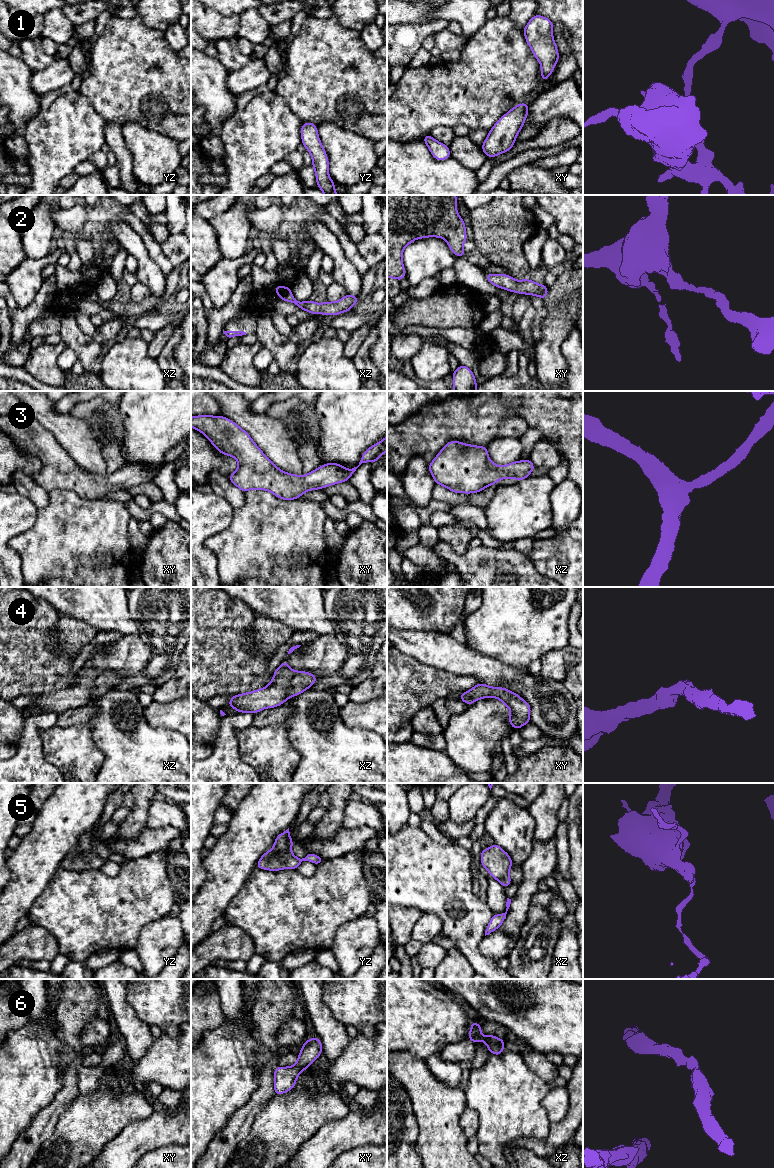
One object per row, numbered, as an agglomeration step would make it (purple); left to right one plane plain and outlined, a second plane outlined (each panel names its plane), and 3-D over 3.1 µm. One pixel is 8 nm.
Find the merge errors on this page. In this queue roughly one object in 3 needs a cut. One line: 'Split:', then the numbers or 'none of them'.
Split: none of them

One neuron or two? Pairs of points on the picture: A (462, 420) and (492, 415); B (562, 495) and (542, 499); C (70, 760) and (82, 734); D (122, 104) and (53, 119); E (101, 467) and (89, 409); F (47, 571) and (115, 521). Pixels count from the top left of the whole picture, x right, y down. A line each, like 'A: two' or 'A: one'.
A: one
B: two
C: one
D: two
E: two
F: one

